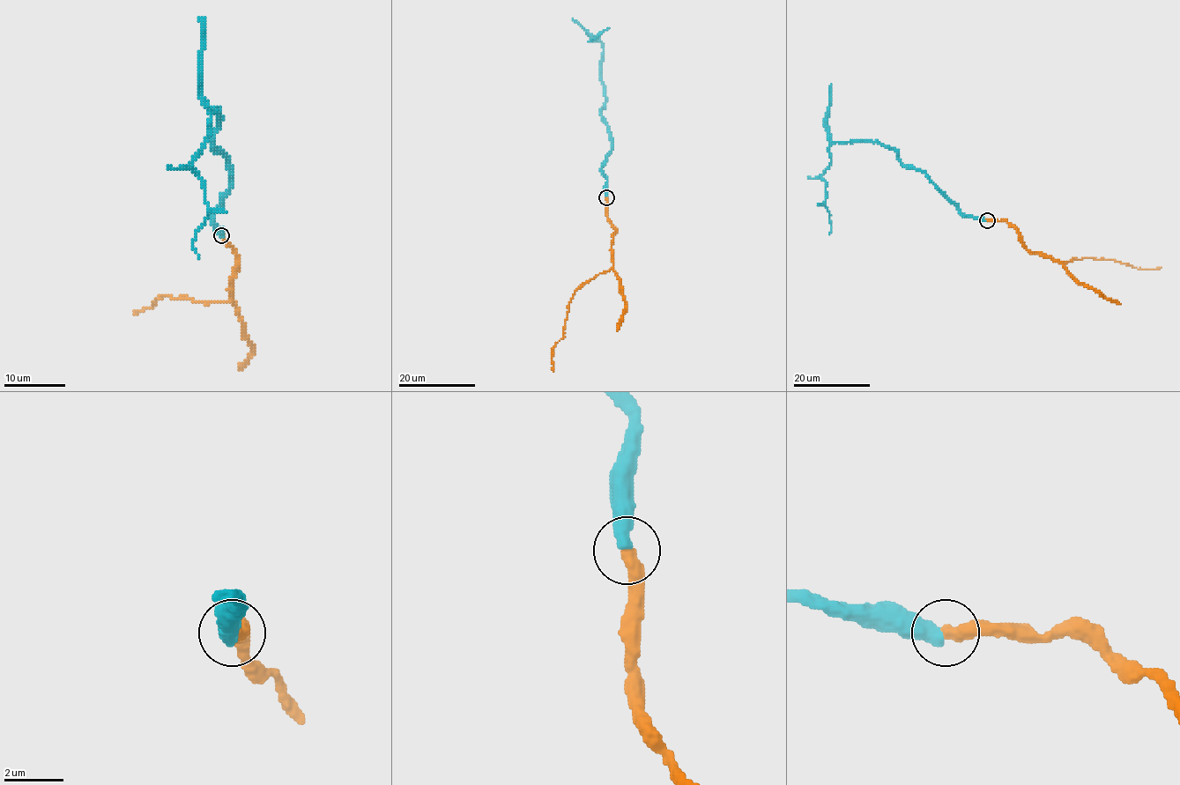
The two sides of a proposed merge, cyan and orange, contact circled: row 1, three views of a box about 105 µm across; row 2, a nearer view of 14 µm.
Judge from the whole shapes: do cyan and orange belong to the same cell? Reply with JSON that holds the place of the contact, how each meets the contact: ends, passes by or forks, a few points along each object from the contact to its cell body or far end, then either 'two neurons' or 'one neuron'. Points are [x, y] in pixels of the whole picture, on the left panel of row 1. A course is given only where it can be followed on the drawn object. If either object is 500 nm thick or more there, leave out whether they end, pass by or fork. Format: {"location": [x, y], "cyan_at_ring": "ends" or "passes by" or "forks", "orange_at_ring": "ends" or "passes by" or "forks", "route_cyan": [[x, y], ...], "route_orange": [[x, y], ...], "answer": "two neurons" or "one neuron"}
{"location": [221, 235], "route_cyan": [[221, 236], [215, 210], [230, 163], [213, 144], [213, 107], [191, 165], [209, 210], [191, 245], [197, 259]], "route_orange": [[221, 236], [236, 256], [232, 299], [197, 302], [168, 294], [136, 312]], "answer": "one neuron"}

